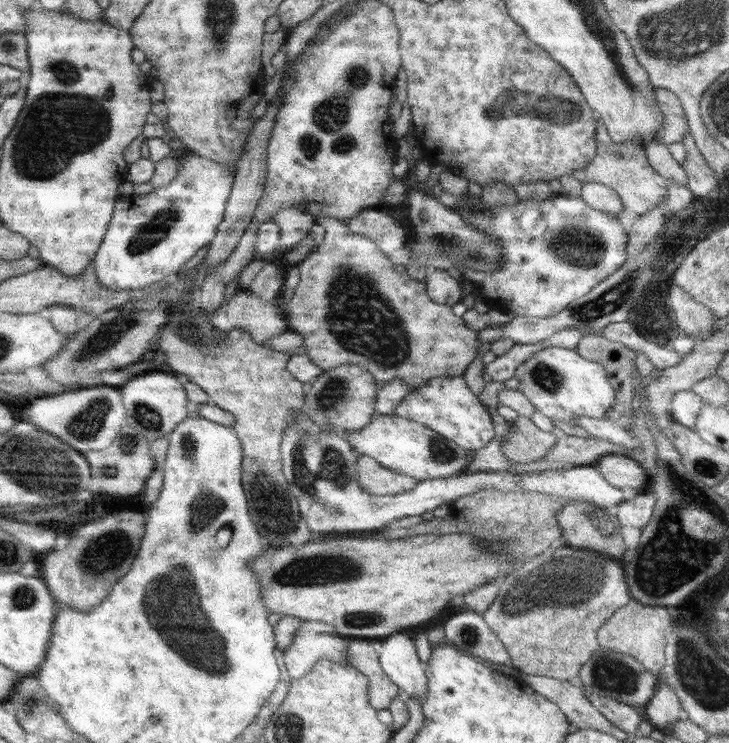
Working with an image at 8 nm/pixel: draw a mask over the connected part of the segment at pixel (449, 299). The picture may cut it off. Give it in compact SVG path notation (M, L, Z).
M435 271L424 280L428 296L440 304L452 307L462 301L462 285L446 271Z

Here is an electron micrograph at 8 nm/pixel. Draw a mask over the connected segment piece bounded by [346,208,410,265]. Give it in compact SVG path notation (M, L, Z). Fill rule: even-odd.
M366 208L346 220L348 228L369 238L392 262L406 265L410 250L406 247L406 230L402 221L383 213L378 208Z

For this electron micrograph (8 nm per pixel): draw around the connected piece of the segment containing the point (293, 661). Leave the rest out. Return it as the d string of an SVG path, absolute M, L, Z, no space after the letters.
M296 630L294 642L284 652L284 663L290 678L302 678L320 659L349 666L351 637L338 638L332 634L318 634L308 630Z

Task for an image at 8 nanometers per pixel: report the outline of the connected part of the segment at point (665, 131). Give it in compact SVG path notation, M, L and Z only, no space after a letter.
M655 89L658 103L664 116L664 126L658 130L656 140L669 145L673 142L680 142L684 134L689 132L688 121L680 100L676 94L668 89Z

